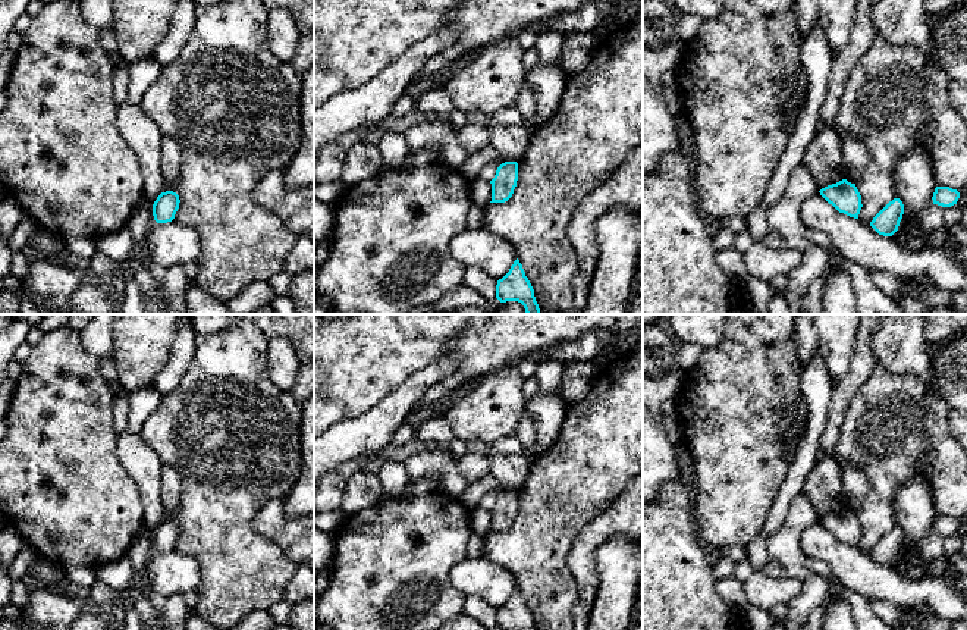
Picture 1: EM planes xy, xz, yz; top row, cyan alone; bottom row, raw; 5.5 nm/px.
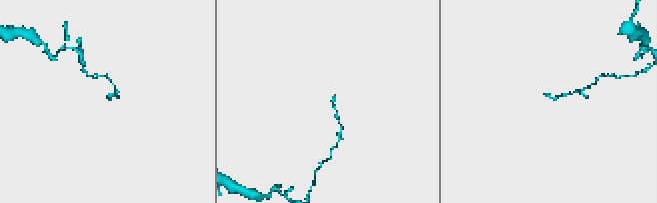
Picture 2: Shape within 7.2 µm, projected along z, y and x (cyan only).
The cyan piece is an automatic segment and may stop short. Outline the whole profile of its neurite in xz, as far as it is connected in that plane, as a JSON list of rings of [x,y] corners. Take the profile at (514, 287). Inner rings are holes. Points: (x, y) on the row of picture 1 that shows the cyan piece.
[[[518,258],[511,266],[509,272],[497,280],[496,298],[500,303],[518,301],[524,305],[527,314],[540,314],[534,289]]]

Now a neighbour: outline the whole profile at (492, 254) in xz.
[[[486,228],[465,229],[450,244],[450,256],[465,267],[477,267],[486,276],[502,279],[518,258],[515,248]]]

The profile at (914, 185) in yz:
[[[924,150],[904,154],[897,163],[895,178],[895,198],[904,204],[897,233],[901,238],[924,235],[917,225],[917,217],[933,204],[932,197],[938,187],[929,154]]]

